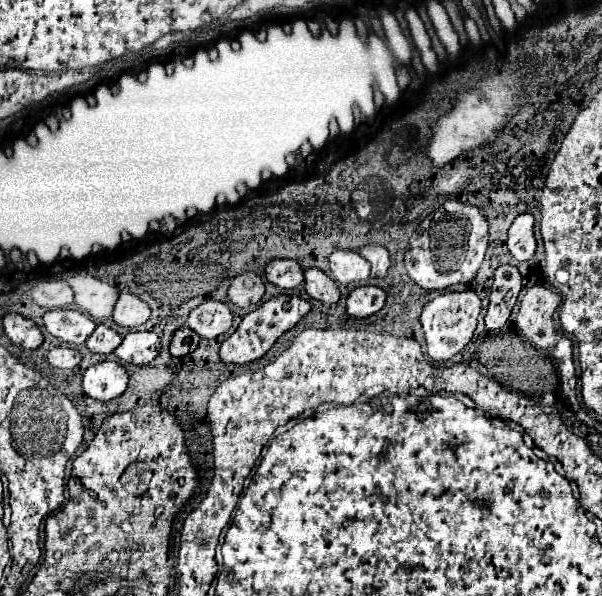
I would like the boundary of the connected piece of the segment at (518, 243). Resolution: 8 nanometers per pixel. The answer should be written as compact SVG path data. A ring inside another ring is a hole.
M519 214L511 228L509 228L509 238L507 238L507 248L517 260L529 260L535 252L535 236L533 236L533 224L535 218L533 214Z

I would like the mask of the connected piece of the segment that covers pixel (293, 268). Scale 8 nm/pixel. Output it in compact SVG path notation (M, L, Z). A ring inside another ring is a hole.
M275 258L275 260L267 262L265 278L267 278L267 282L271 282L283 290L297 288L299 284L303 284L303 268L295 260Z

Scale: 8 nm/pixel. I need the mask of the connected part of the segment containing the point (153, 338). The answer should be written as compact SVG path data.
M129 332L113 350L113 356L127 364L149 364L159 354L159 336L155 332Z

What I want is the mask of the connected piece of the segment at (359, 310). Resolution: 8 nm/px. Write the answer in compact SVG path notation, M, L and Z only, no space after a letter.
M357 286L347 296L347 314L355 318L367 318L379 312L385 304L385 292L377 286Z

